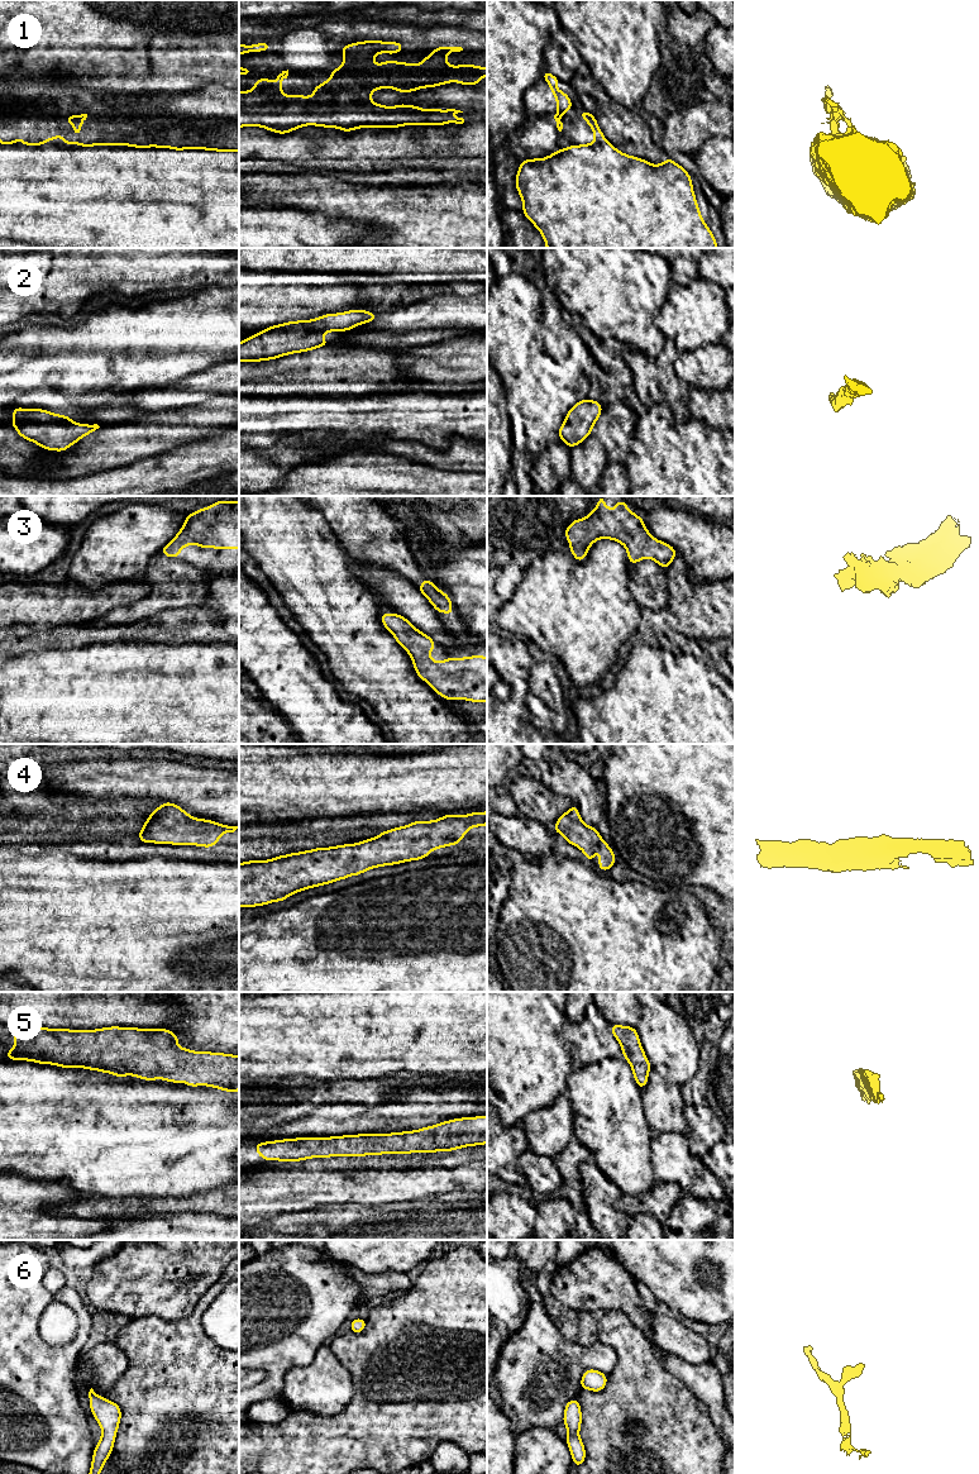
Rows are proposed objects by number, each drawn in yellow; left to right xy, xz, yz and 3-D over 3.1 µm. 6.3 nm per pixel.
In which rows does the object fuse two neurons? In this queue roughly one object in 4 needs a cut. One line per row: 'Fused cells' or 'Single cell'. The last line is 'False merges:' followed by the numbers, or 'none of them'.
1: Fused cells
2: Single cell
3: Single cell
4: Single cell
5: Single cell
6: Single cell
False merges: 1

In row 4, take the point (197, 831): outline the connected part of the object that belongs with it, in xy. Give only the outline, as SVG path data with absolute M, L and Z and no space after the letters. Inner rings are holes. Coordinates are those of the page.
M163 802L145 820L138 836L140 843L212 848L221 834L234 833L237 829L238 826L192 817L180 806Z

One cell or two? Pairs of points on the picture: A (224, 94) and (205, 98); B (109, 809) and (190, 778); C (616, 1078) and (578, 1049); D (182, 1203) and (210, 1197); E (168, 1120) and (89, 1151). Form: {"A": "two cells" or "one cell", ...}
{"A": "one cell", "B": "two cells", "C": "two cells", "D": "one cell", "E": "one cell"}

